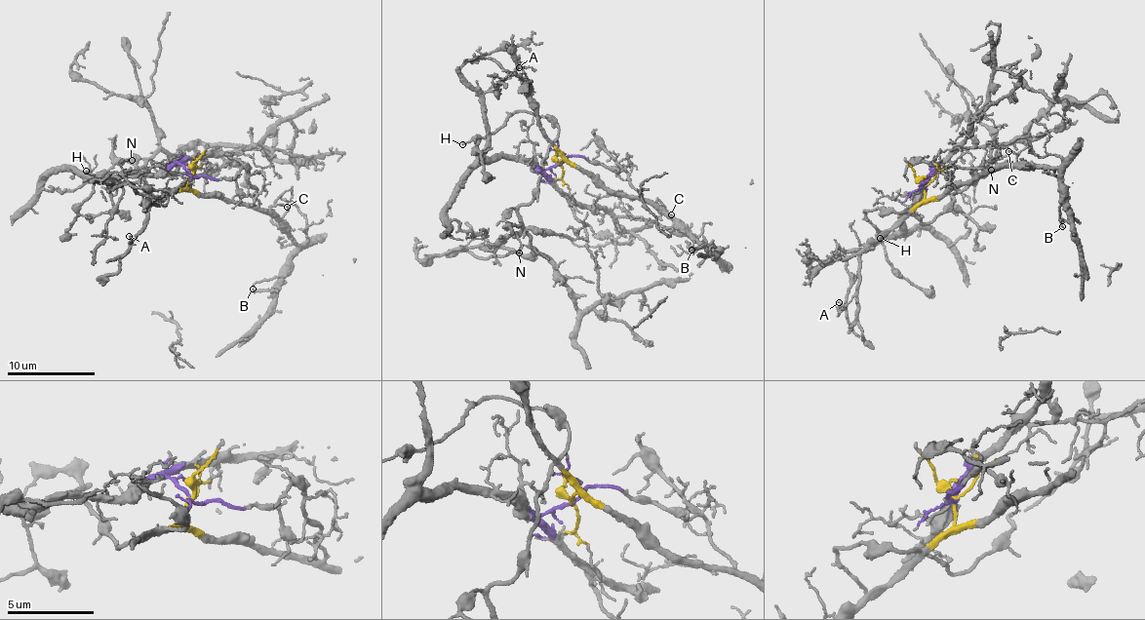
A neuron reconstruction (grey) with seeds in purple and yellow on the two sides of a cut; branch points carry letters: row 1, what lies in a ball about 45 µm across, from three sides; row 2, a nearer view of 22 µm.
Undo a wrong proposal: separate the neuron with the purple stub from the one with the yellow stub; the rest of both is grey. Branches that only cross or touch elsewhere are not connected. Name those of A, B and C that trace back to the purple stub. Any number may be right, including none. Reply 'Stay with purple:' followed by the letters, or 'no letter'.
Stay with purple: no letter

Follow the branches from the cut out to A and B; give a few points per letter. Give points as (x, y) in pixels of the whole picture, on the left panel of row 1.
A: (190, 175), (186, 186), (168, 191), (151, 206), (146, 228), (131, 241), (130, 236)
B: (190, 175), (187, 187), (272, 213), (293, 237), (292, 263), (252, 289)

